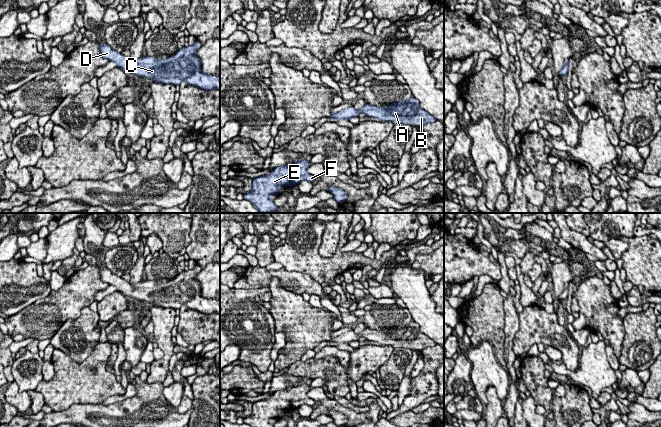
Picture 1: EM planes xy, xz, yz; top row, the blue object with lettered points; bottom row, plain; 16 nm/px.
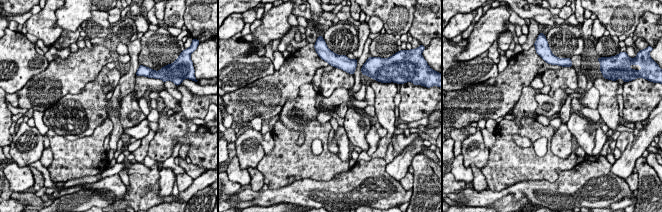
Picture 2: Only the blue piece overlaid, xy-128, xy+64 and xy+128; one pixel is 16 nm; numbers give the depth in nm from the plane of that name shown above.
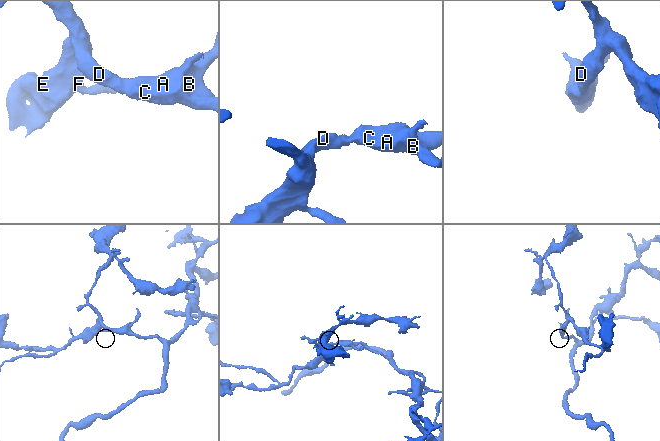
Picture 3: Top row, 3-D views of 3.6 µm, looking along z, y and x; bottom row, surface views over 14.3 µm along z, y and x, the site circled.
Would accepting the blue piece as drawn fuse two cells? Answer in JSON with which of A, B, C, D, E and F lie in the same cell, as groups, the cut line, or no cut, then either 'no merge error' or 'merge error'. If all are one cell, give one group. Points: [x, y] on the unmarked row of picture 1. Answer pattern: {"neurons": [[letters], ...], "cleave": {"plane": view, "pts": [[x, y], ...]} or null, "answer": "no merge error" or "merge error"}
{"neurons": [["A", "B", "C", "D", "E", "F"]], "cleave": null, "answer": "no merge error"}

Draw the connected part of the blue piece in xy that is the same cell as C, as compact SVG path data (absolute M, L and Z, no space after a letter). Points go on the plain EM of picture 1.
M196 264L193 269L184 270L174 279L160 284L146 280L132 285L107 268L99 268L99 274L103 282L115 286L118 292L136 301L147 301L162 308L180 309L186 306L205 314L220 313L220 300L201 295L201 286L195 280L201 270Z

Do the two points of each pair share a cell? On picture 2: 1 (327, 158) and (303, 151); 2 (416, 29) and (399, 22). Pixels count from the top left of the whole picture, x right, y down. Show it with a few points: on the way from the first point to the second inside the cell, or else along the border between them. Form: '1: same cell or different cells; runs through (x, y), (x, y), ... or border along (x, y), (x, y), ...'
1: same cell; runs through (321, 159), (311, 159), (309, 157)
2: different cells; border along (415, 10), (413, 22), (408, 31)

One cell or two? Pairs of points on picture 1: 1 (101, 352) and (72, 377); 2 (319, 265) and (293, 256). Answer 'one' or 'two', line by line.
1: one
2: one

